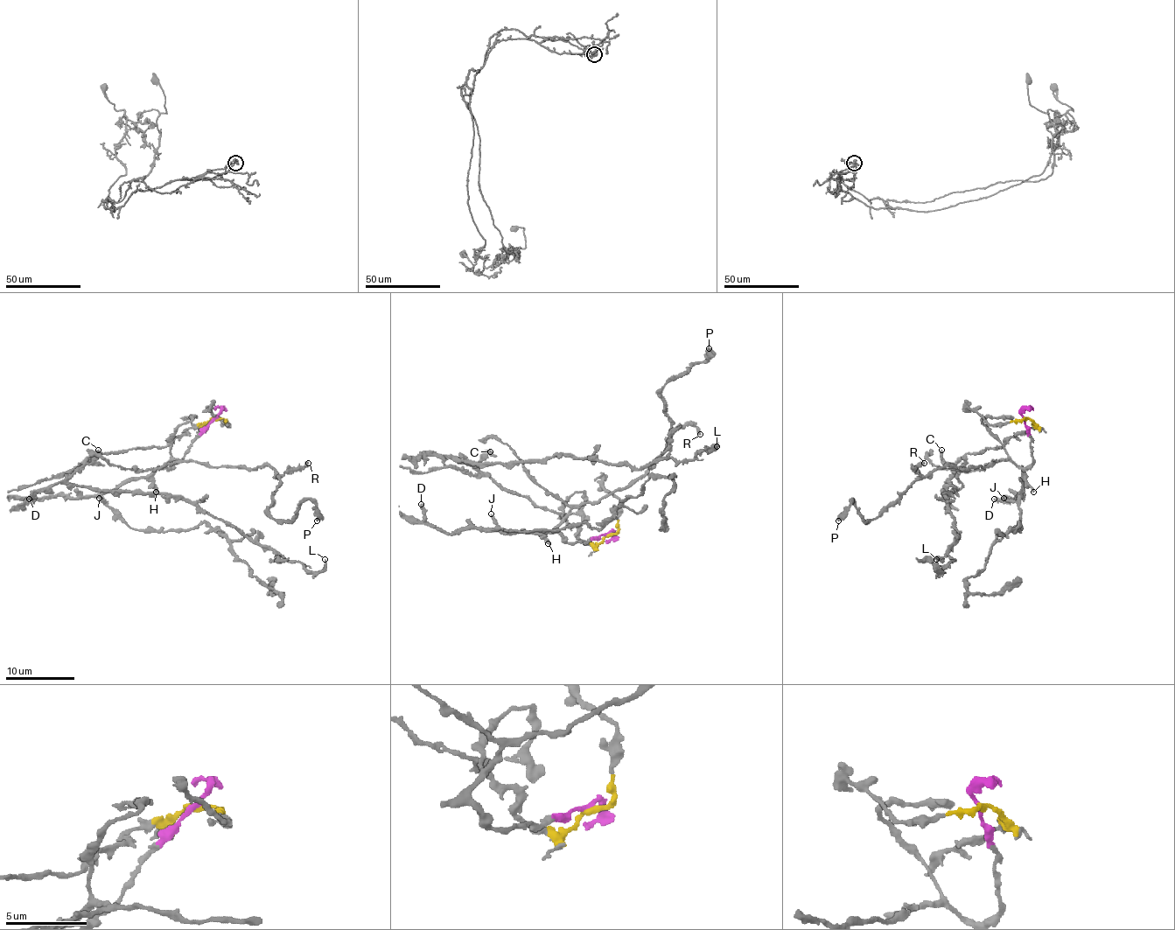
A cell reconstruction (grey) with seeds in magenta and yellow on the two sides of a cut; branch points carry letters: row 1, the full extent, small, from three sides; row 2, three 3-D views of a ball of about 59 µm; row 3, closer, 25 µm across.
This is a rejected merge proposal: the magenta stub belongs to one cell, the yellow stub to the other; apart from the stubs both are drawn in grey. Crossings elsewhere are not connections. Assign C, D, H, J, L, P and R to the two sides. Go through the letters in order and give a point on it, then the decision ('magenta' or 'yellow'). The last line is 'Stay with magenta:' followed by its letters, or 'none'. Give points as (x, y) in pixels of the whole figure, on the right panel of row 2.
C: at (941, 450); yellow
D: at (994, 499); magenta
H: at (1033, 492); magenta
J: at (1003, 498); magenta
L: at (936, 559); yellow
P: at (838, 520); magenta
R: at (924, 463); magenta
Stay with magenta: D, H, J, P, R

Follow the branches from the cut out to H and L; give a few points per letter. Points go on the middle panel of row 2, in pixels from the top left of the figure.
H: (606, 534), (572, 542), (556, 533), (549, 533), (545, 535), (549, 542)
L: (606, 534), (586, 542), (556, 513), (461, 460), (574, 455), (635, 467), (690, 460), (716, 447)

